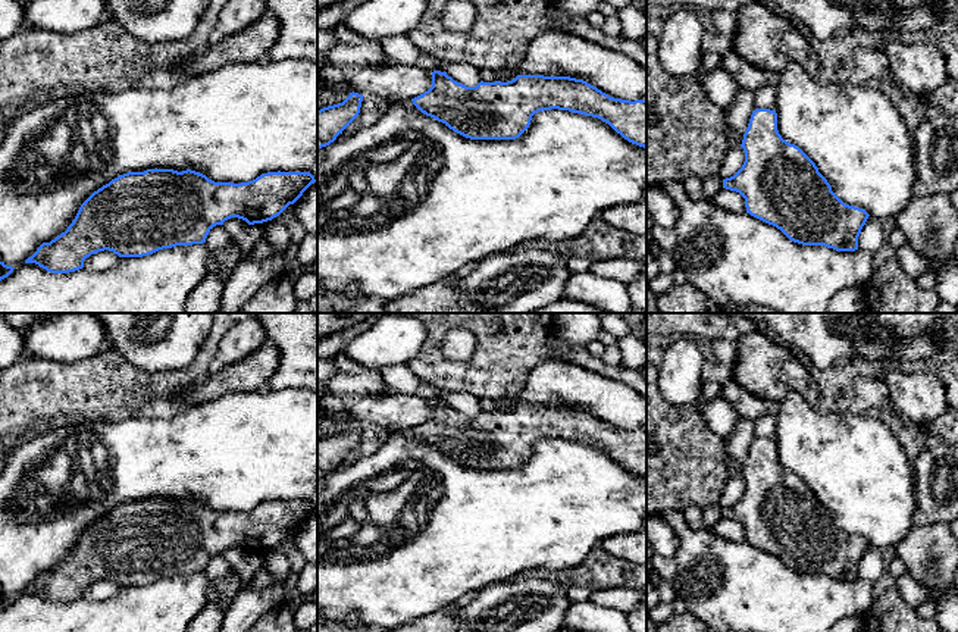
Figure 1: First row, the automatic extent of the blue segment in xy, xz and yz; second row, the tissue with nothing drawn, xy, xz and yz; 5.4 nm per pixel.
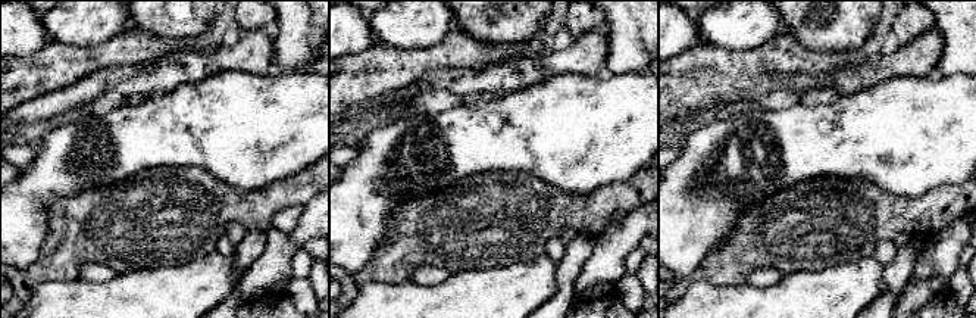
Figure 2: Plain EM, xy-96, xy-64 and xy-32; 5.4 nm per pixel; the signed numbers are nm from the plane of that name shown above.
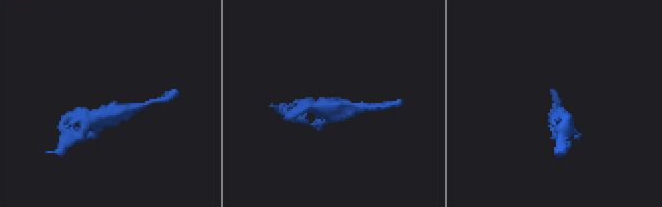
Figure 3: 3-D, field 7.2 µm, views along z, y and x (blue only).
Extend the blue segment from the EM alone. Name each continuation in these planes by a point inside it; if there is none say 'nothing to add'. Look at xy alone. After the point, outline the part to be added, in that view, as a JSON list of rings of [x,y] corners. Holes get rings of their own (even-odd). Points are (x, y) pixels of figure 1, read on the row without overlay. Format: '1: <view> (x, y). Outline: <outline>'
nothing to add

